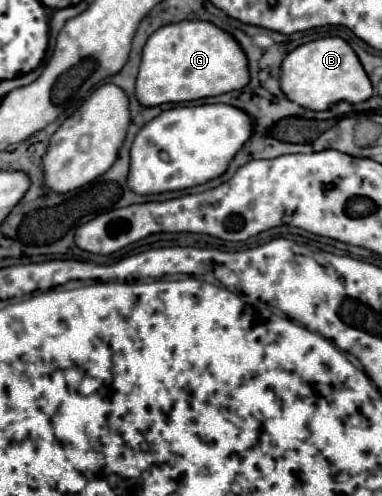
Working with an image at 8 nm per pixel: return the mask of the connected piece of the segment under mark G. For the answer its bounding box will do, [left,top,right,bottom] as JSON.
[136,21,248,107]

